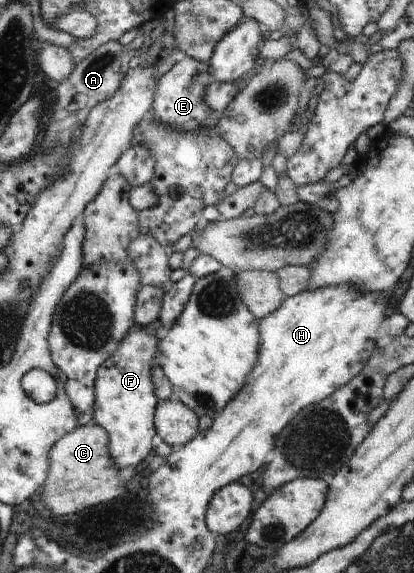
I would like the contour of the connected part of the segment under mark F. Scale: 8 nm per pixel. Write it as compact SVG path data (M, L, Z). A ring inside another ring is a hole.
M135 324L125 334L125 337L120 339L115 353L109 359L106 359L105 363L102 363L94 381L95 405L93 423L98 423L108 433L110 439L109 451L119 471L129 467L129 465L137 467L146 459L147 455L154 454L157 442L154 415L160 400L154 392L151 372L152 365L155 364L160 334L155 333L151 325L140 326Z

